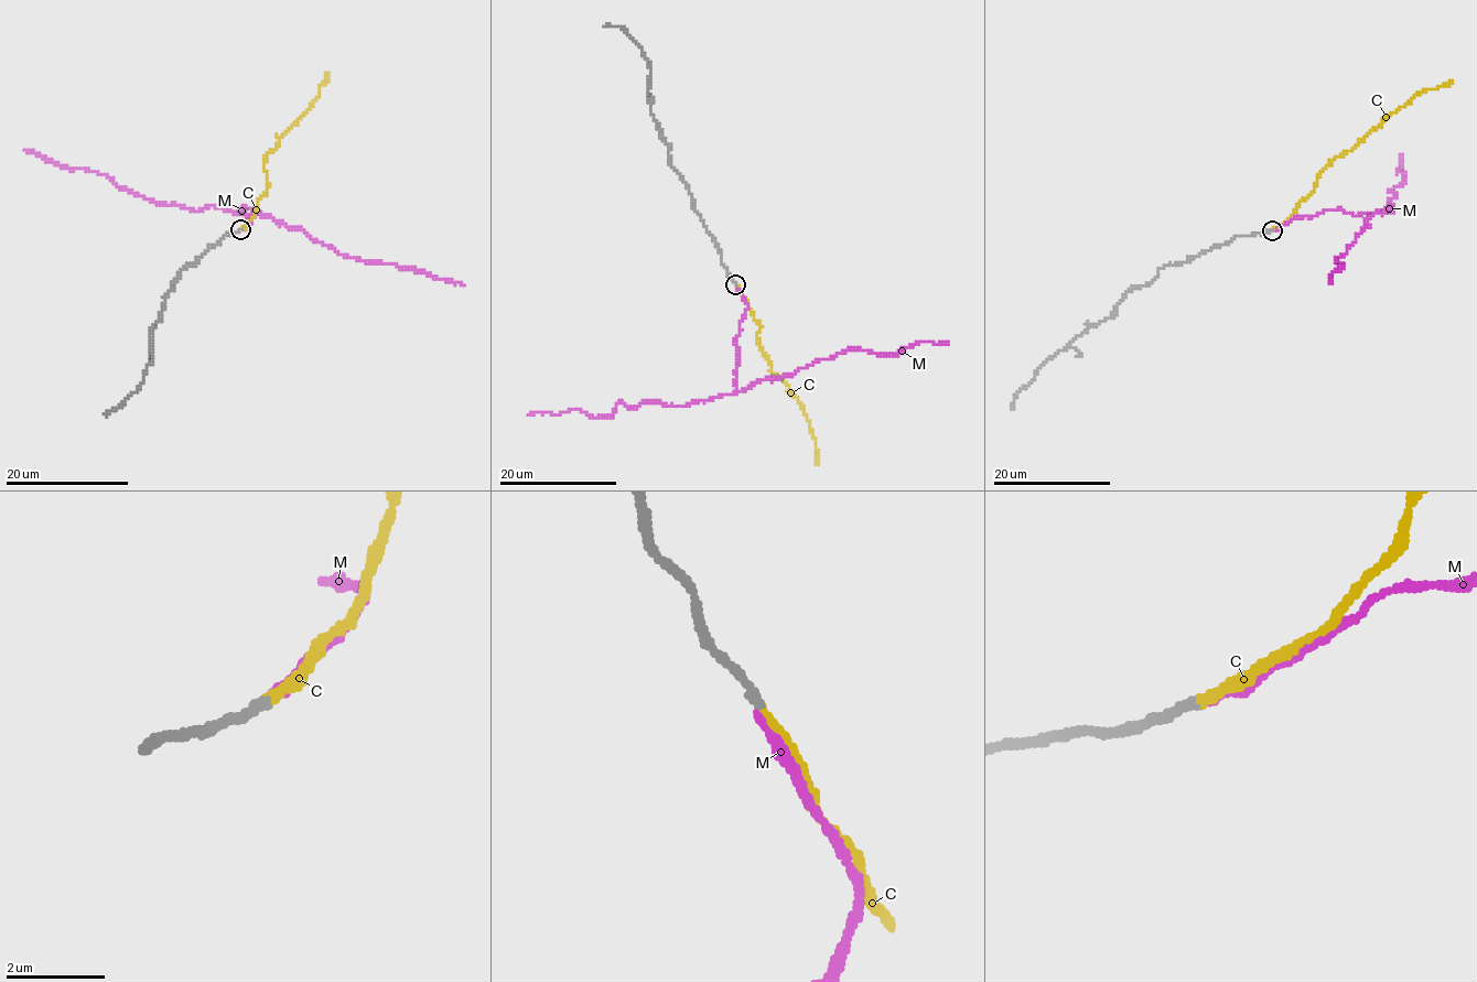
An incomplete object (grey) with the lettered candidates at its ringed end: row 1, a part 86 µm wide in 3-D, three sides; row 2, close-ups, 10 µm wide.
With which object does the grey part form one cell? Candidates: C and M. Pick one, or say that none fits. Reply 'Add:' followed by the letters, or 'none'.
Add: M

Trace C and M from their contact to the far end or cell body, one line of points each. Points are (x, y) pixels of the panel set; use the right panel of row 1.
C: (1271, 230), (1286, 220), (1330, 162), (1351, 150), (1416, 96), (1453, 83)
M: (1272, 230), (1293, 217), (1312, 217), (1325, 211), (1360, 215), (1378, 211), (1337, 260), (1341, 266), (1329, 282)

